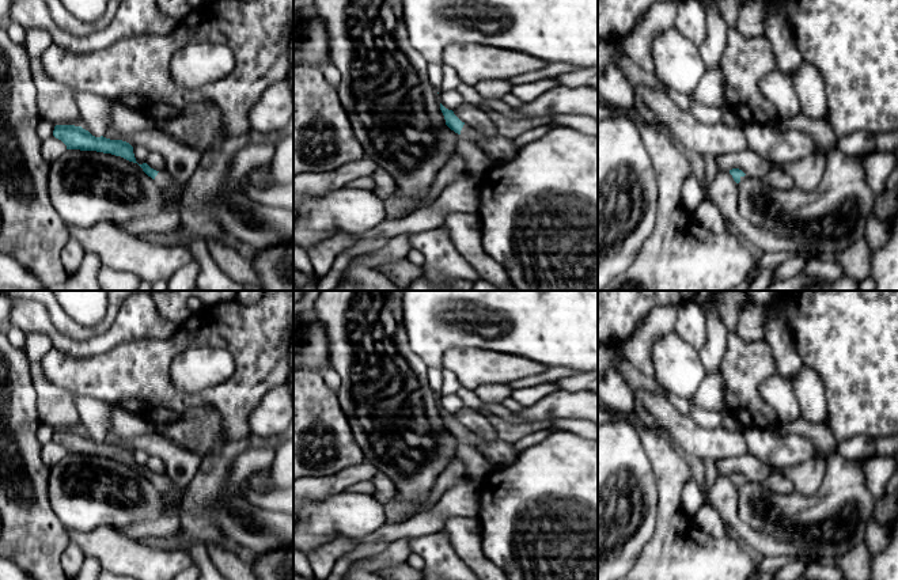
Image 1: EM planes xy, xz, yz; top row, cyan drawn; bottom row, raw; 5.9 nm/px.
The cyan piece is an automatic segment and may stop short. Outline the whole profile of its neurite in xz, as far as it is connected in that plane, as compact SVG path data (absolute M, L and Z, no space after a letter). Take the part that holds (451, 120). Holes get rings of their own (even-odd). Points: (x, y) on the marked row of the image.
M440 103L446 125L458 134L463 134L481 148L495 163L507 163L516 158L520 147L516 145L514 133L501 132L497 136L484 137L462 122L452 110Z

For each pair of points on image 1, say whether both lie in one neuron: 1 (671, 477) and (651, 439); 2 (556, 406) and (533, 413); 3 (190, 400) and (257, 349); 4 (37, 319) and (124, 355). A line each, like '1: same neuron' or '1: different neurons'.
1: same neuron
2: same neuron
3: same neuron
4: different neurons

